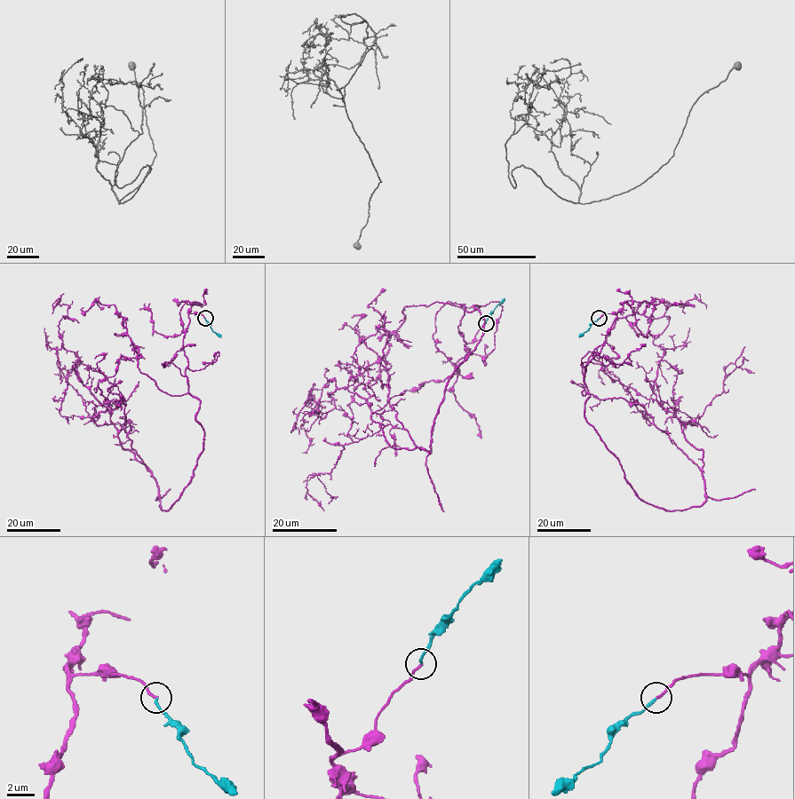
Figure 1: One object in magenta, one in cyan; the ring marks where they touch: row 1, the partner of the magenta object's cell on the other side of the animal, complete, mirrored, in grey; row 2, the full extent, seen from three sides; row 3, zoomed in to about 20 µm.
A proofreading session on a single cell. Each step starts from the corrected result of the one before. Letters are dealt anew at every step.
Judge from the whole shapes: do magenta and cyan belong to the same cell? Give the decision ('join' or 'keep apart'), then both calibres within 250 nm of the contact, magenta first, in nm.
join; 160 nm thick on the magenta side, 180 nm on the other

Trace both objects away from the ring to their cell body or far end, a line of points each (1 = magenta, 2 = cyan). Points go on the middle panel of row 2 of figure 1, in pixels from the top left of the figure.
1: (486, 323), (465, 345), (461, 305), (483, 336), (431, 452), (313, 388), (302, 453)
2: (486, 323), (504, 298)

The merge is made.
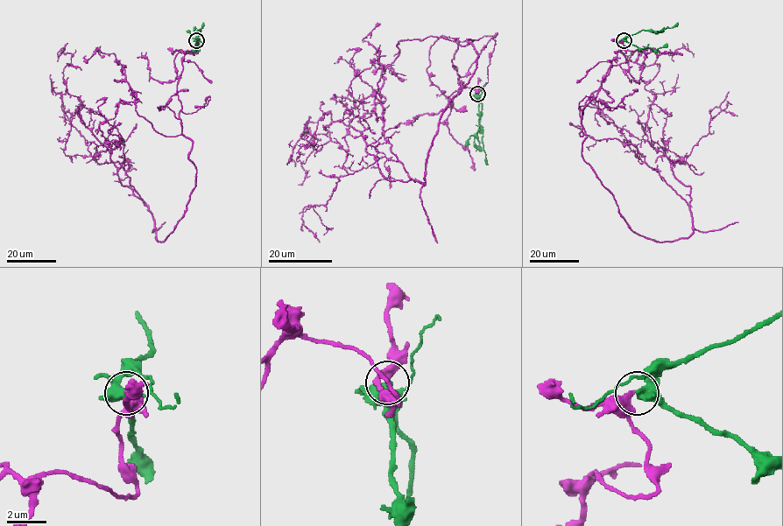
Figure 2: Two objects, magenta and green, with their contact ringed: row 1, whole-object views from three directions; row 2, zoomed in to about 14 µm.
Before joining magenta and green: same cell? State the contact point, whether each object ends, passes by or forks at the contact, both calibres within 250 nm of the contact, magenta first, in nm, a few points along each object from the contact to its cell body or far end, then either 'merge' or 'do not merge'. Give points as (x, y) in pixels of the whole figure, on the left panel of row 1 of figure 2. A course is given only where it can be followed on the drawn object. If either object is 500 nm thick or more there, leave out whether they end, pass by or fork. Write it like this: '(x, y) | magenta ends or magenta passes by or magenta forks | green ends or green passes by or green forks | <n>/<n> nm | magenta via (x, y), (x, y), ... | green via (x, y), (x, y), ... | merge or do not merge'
(196, 40) | magenta ends | green forks | 360/360 nm | magenta via (196, 40), (177, 92), (195, 186), (162, 241), (65, 91), (73, 54), (58, 57) | green via (196, 40), (199, 35), (197, 30), (201, 31), (203, 23) | do not merge

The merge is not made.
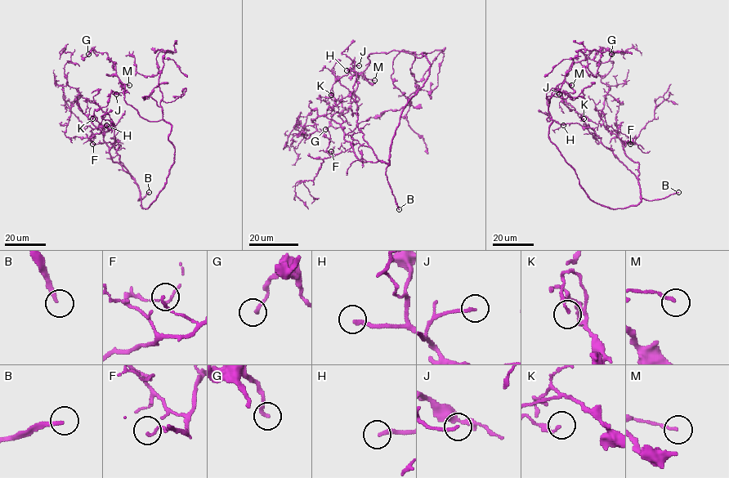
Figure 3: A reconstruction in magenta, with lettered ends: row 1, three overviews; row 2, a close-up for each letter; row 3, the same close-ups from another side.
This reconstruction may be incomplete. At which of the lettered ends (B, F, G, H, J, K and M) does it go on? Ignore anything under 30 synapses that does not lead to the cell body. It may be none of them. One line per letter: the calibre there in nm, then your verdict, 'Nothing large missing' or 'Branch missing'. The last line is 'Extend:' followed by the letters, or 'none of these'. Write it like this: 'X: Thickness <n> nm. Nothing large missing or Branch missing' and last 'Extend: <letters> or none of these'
B: Thickness 200 nm. Branch missing
F: Thickness 120 nm. Nothing large missing
G: Thickness 180 nm. Nothing large missing
H: Thickness 220 nm. Branch missing
J: Thickness 160 nm. Nothing large missing
K: Thickness 160 nm. Nothing large missing
M: Thickness 150 nm. Nothing large missing
Extend: B, H

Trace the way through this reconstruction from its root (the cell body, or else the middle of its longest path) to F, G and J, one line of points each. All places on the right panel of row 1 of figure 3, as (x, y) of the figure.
F: (607, 207), (635, 206), (641, 200), (638, 163), (632, 161), (623, 148), (626, 142), (630, 144)
G: (607, 207), (582, 187), (549, 140), (547, 118), (552, 92), (571, 64), (602, 47), (611, 54)
J: (607, 207), (589, 198), (549, 140), (552, 92), (564, 80), (574, 91), (559, 94)

